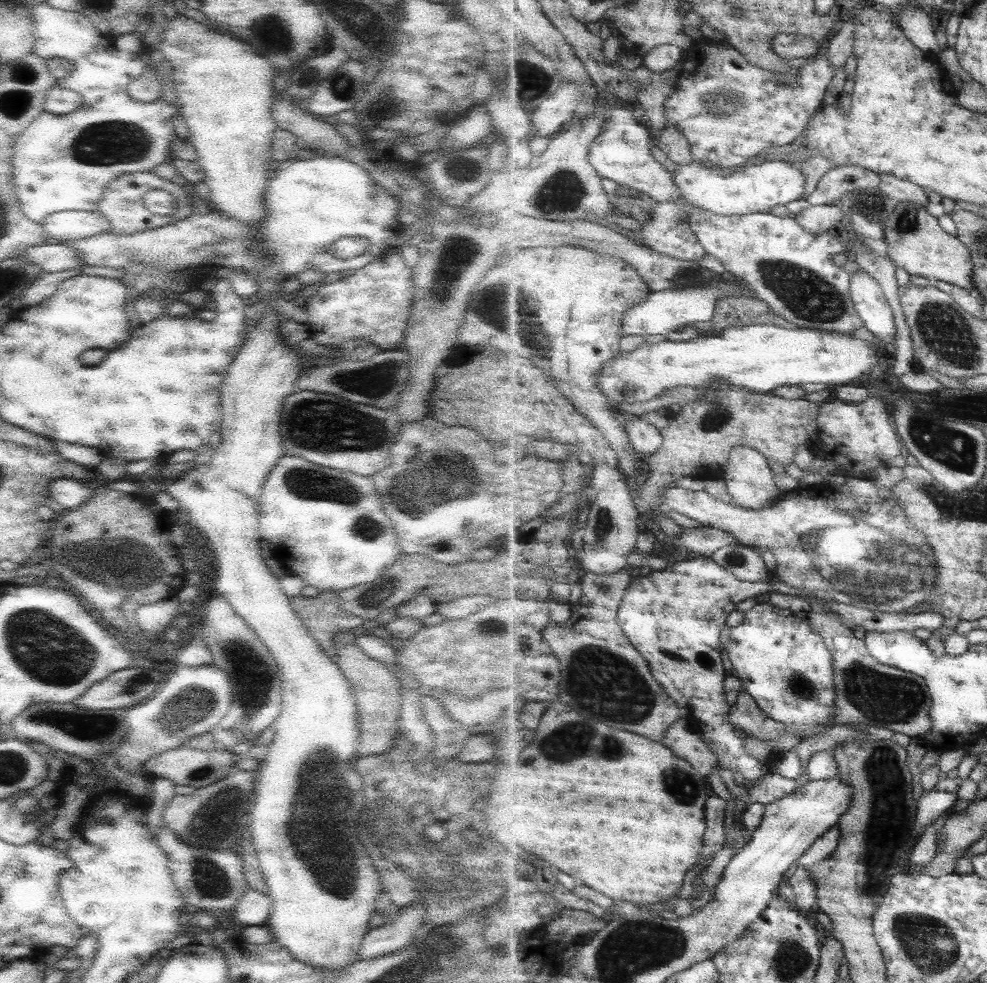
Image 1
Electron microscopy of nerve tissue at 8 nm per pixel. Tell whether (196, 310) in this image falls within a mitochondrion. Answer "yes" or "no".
no

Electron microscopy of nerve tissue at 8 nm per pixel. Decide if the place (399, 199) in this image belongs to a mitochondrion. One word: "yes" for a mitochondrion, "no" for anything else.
no

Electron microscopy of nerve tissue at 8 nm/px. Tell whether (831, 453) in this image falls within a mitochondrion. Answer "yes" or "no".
no

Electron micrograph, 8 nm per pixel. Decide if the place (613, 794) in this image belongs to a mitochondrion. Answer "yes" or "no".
no

